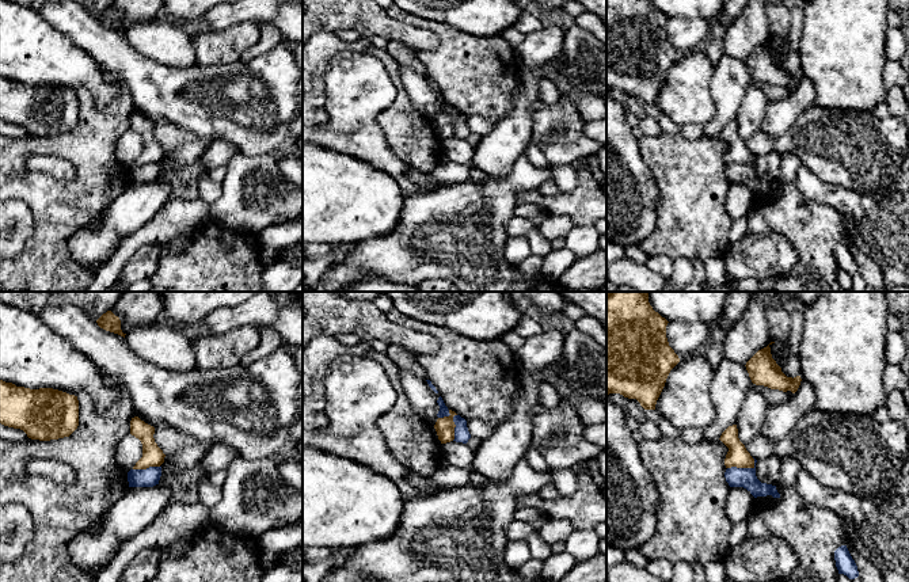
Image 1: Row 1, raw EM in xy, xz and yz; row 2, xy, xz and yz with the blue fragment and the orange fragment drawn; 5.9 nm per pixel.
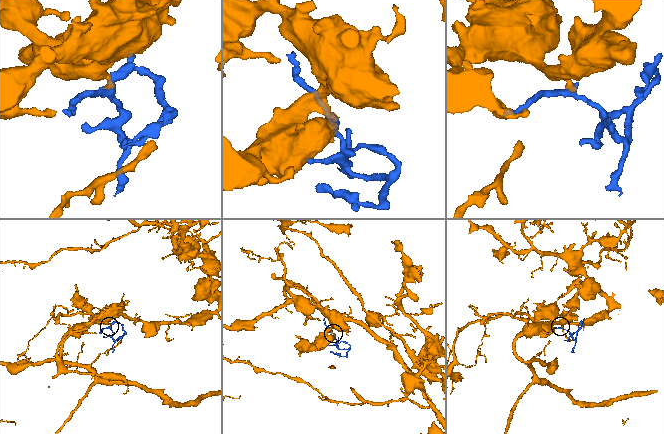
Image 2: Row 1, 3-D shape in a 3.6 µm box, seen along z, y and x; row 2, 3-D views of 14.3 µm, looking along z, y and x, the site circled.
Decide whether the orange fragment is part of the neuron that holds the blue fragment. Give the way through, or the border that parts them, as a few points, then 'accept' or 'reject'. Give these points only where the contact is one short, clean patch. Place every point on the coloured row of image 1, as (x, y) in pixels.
along yz (755, 459), (752, 467), (727, 468) | reject

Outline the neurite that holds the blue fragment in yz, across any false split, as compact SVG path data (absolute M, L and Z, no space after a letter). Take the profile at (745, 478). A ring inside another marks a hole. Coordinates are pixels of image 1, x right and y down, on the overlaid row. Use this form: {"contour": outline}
{"contour": "M756 463L753 468L727 468L724 472L726 482L730 487L743 487L754 498L772 495L773 498L780 498L780 494L776 490L776 486L761 483L756 476Z"}

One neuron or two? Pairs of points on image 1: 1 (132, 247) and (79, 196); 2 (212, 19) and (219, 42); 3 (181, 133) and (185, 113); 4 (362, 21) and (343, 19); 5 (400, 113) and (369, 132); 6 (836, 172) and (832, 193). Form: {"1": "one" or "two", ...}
{"1": "two", "2": "two", "3": "two", "4": "one", "5": "two", "6": "two"}

